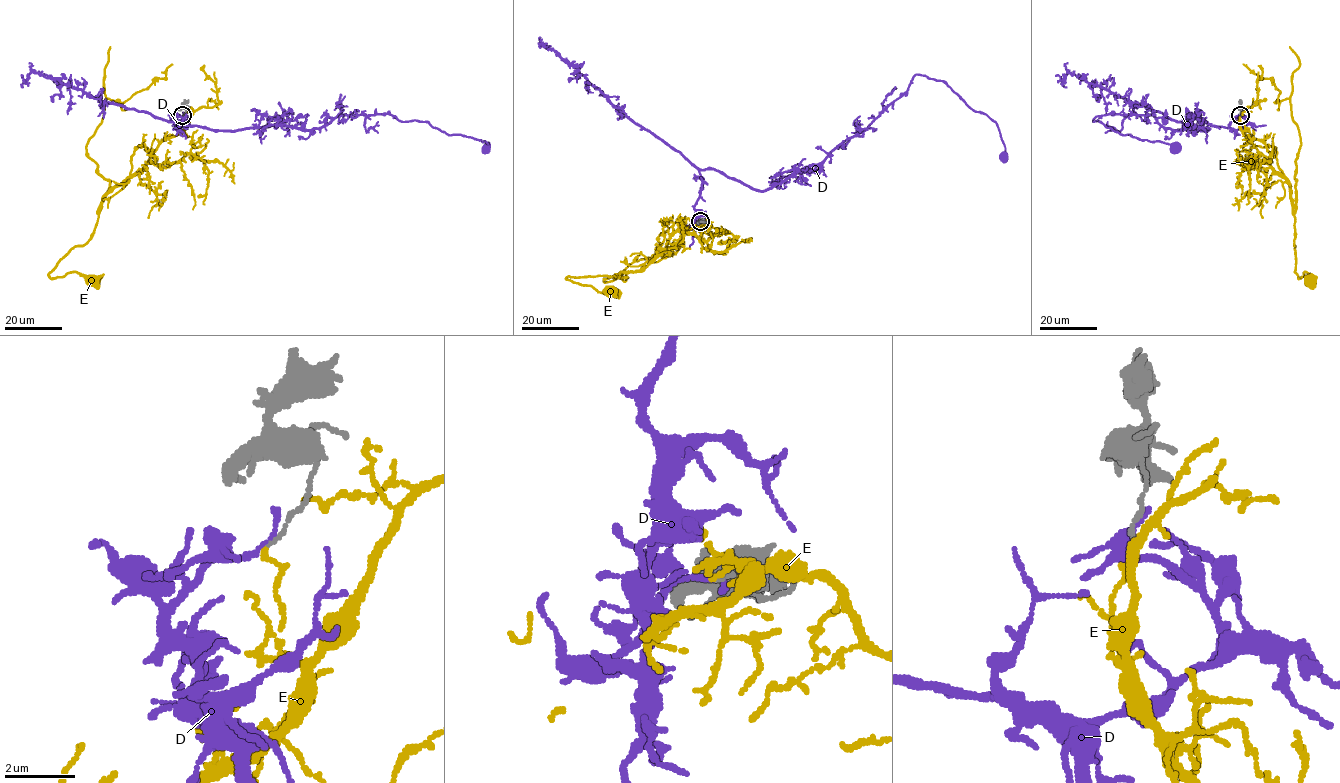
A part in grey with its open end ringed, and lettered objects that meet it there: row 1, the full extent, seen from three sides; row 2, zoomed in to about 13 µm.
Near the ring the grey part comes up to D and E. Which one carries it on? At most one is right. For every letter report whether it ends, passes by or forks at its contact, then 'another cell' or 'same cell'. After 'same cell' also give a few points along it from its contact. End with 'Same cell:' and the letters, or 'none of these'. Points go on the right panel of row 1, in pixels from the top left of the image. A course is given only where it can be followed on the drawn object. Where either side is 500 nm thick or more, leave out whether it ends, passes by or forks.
D: it ends; another cell
E: it ends; same cell; course (1240, 115), (1242, 132), (1265, 145), (1269, 165), (1289, 184), (1294, 271), (1298, 278), (1307, 272), (1310, 280)
Same cell: E

